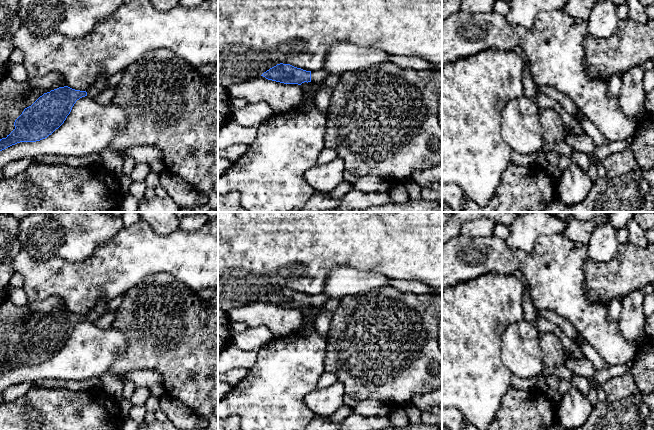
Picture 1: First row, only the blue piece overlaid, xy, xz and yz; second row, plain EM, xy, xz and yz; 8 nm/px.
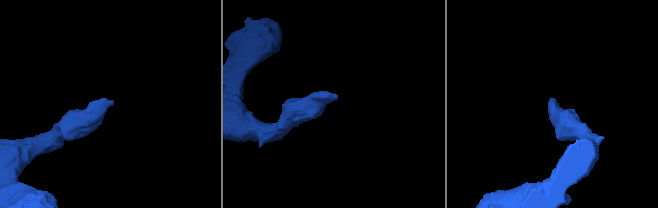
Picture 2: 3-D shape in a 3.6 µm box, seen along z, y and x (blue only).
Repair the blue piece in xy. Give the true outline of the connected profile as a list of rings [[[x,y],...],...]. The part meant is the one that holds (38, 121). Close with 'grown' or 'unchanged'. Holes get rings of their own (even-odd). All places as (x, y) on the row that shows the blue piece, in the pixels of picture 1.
[[[100,76],[86,91],[59,87],[44,93],[15,120],[15,129],[0,139],[0,151],[20,142],[36,142],[58,129],[82,97],[95,98],[107,89],[107,76]]]; grown

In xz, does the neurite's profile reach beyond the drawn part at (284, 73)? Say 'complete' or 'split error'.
split error

